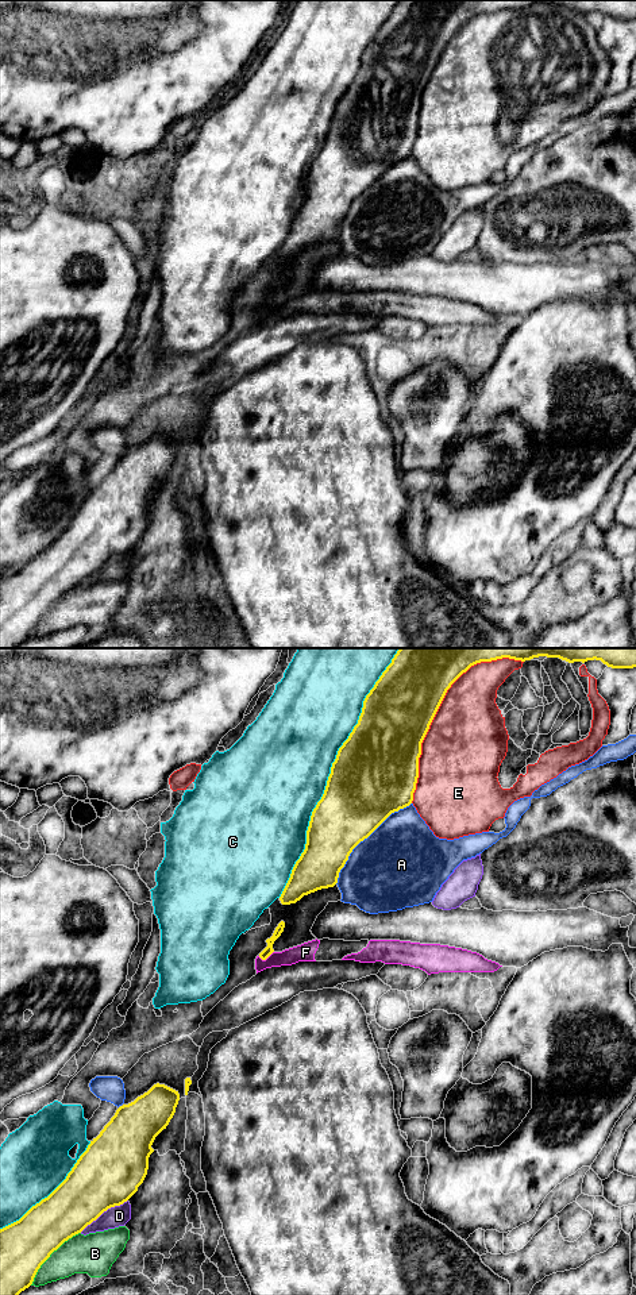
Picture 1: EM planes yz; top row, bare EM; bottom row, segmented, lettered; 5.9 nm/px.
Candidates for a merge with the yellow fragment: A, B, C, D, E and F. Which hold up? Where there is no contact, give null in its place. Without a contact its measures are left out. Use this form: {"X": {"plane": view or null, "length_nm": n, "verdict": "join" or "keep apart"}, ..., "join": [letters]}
{"A": {"plane": "yz", "length_nm": 650, "verdict": "keep apart"}, "B": {"plane": "yz", "length_nm": 440, "verdict": "keep apart"}, "C": {"plane": "yz", "length_nm": 1650, "verdict": "keep apart"}, "D": {"plane": "yz", "length_nm": 340, "verdict": "keep apart"}, "E": {"plane": "yz", "length_nm": 1050, "verdict": "keep apart"}, "F": {"plane": "yz", "length_nm": 100, "verdict": "keep apart"}, "join": []}

